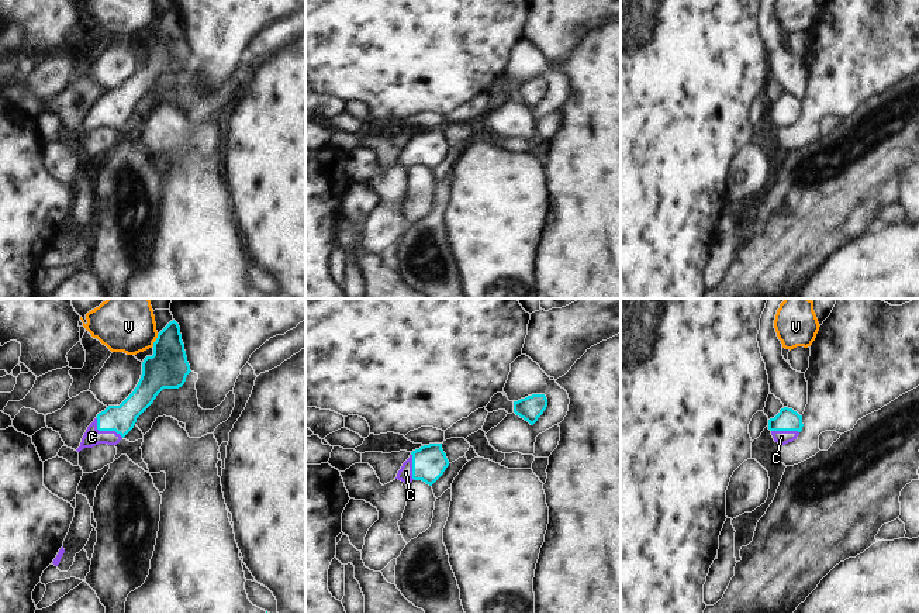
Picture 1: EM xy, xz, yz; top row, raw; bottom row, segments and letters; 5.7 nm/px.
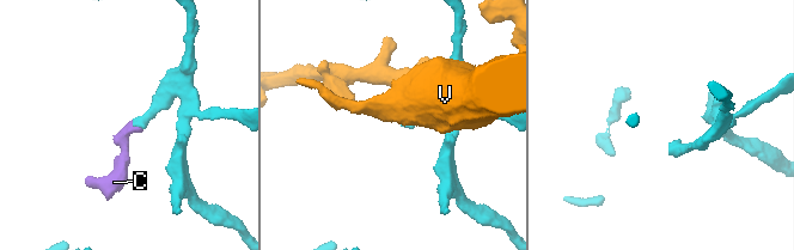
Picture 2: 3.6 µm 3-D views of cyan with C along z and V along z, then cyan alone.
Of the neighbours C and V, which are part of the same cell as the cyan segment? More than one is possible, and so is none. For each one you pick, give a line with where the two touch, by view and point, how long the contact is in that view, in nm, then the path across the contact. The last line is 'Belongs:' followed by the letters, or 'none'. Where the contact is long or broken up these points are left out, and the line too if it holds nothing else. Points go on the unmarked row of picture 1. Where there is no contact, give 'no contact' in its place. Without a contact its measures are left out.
C: contact xy (104, 114); length 200 nm; way xy (121, 103), (104, 114), (92, 121)
Belongs: C

